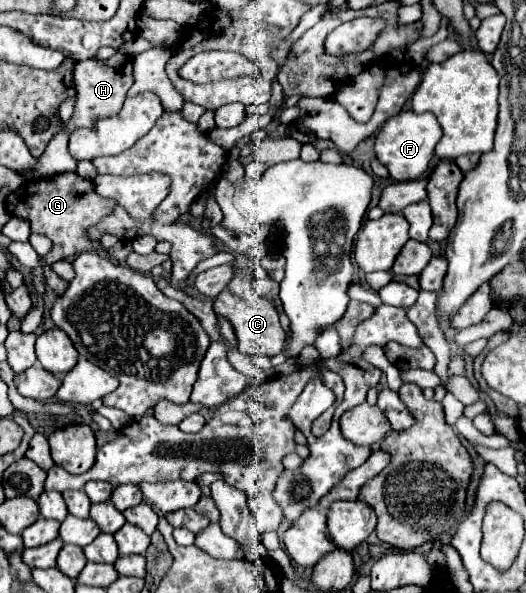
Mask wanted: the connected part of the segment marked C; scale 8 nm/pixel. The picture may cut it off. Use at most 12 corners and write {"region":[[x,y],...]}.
{"region":[[230,290],[214,312],[232,322],[242,354],[270,358],[286,332],[266,298],[244,300]]}

